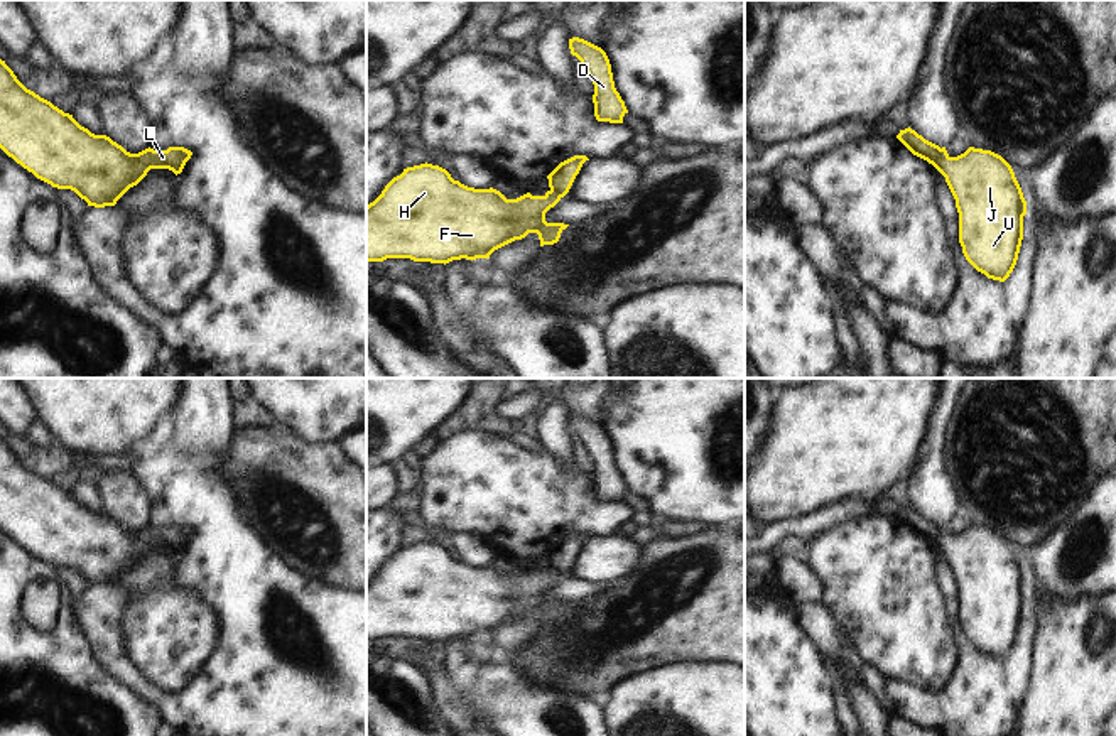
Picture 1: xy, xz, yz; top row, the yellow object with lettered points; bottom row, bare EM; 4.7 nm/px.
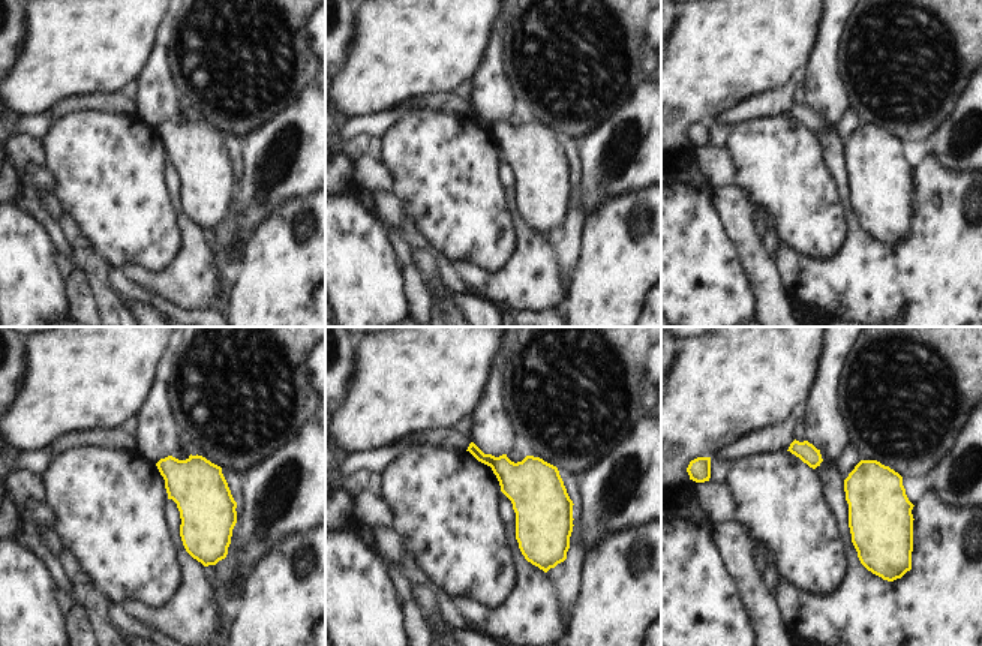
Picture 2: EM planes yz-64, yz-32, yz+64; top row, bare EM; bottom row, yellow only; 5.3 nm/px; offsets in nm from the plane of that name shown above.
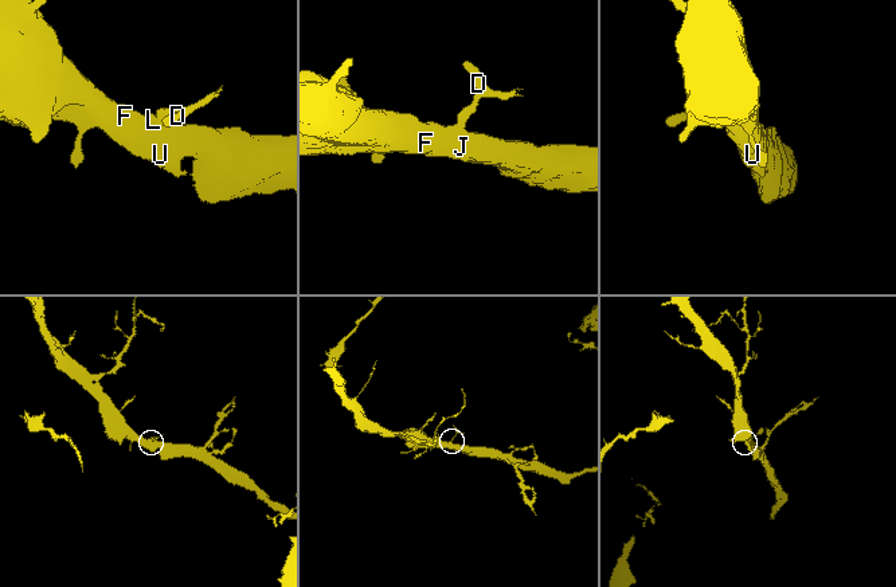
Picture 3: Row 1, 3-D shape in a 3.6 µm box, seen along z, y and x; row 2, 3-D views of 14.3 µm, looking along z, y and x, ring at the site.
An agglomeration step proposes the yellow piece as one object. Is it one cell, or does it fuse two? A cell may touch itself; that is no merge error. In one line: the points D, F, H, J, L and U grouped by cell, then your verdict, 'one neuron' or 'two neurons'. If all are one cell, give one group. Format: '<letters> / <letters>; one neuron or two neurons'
D / F H J L U; two neurons

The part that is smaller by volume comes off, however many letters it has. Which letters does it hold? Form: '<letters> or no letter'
D

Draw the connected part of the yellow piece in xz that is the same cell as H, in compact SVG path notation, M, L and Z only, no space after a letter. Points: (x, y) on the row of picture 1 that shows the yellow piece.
M425 162L407 167L366 206L366 263L410 258L446 265L461 258L490 258L495 250L528 233L539 235L540 246L554 245L569 226L545 221L545 213L559 201L561 196L552 191L544 196L527 192L517 199L507 199L493 187L468 187L439 165Z

